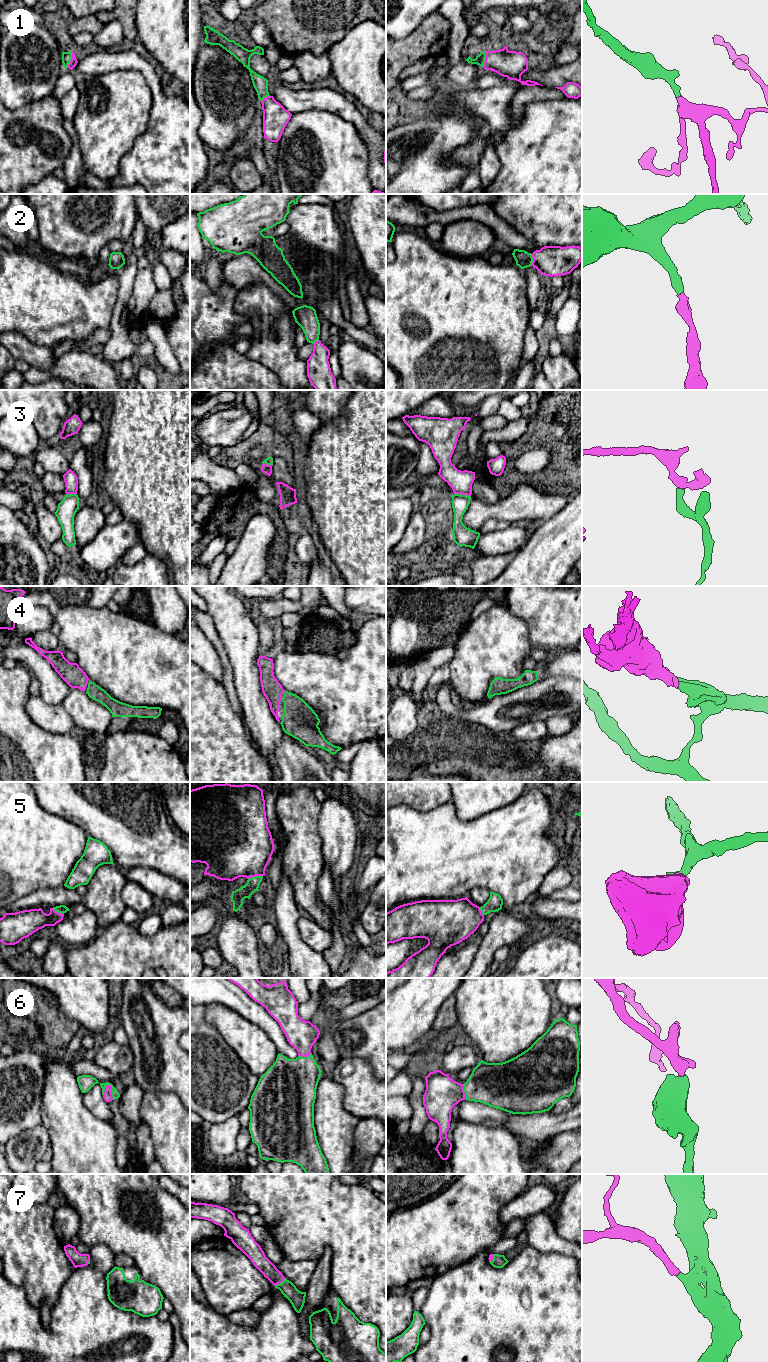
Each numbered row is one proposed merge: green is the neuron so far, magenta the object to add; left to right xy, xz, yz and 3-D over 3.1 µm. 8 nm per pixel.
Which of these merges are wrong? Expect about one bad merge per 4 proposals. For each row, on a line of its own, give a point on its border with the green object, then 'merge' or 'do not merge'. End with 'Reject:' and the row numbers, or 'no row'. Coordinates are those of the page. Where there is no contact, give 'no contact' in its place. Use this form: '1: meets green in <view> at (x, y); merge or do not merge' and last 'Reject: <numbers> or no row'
1: meets green in xy at (70, 59); merge
2: meets green in yz at (532, 260); merge
3: meets green in yz at (462, 495); do not merge
4: no contact; merge
5: meets green in xz at (255, 876); merge
6: meets green in xy at (111, 1091); merge
7: meets green in xz at (280, 1283); merge
Reject: 3

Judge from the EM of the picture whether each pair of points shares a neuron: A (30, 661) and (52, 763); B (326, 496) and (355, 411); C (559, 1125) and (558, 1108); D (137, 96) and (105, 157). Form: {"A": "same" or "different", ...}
{"A": "different", "B": "same", "C": "different", "D": "same"}

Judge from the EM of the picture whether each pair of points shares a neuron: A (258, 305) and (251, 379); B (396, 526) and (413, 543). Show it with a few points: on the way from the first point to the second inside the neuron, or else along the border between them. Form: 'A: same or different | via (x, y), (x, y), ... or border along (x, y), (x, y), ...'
A: different | border along (243, 355), (260, 362), (274, 372)
B: different | border along (413, 512), (402, 537), (396, 544)

